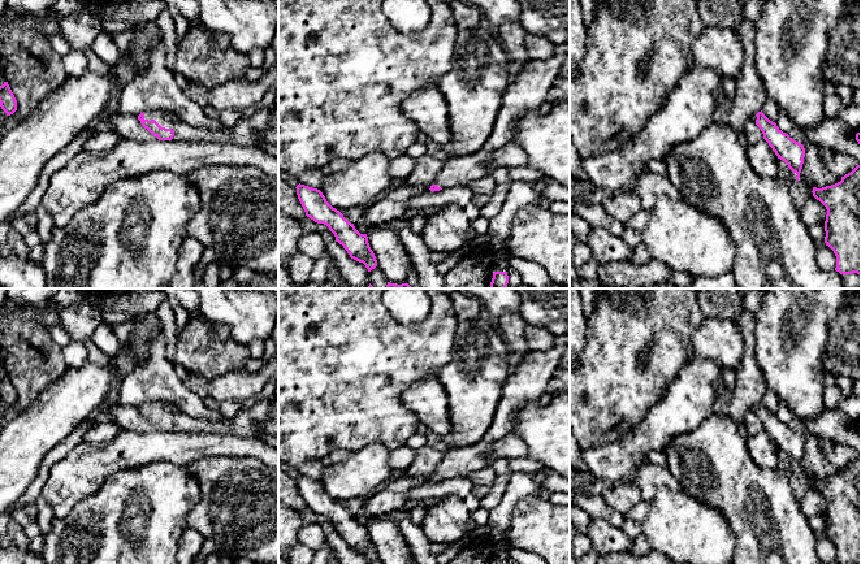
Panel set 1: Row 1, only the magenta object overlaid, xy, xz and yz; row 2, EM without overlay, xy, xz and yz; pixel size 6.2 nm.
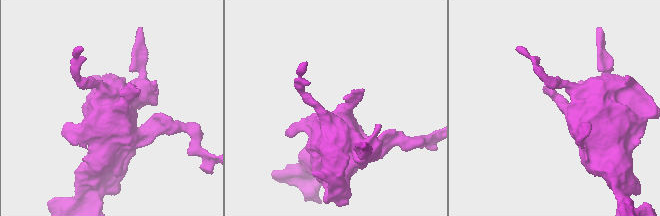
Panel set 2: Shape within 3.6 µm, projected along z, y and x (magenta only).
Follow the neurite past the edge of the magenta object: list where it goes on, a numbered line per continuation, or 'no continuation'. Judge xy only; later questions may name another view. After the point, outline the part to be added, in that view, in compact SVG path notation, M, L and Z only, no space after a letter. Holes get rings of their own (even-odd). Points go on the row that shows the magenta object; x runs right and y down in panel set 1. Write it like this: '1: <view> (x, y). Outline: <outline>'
1: xy (163, 117). Outline: M148 108L144 112L144 120L148 120L148 121L155 120L161 127L165 127L165 129L174 130L176 127L176 120L170 116L168 110L164 110L164 109Z

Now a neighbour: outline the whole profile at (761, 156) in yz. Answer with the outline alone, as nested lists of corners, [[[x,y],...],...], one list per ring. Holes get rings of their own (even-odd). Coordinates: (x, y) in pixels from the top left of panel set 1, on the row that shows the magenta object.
[[[763,139],[761,142],[747,146],[748,161],[753,170],[765,178],[778,177],[778,156]]]

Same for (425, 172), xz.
[[[425,155],[417,159],[415,169],[406,181],[412,186],[429,190],[434,185],[441,166],[442,162],[438,159]]]

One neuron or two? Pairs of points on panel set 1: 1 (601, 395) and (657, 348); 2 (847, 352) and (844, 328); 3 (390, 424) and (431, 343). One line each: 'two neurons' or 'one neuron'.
1: one neuron
2: one neuron
3: one neuron

